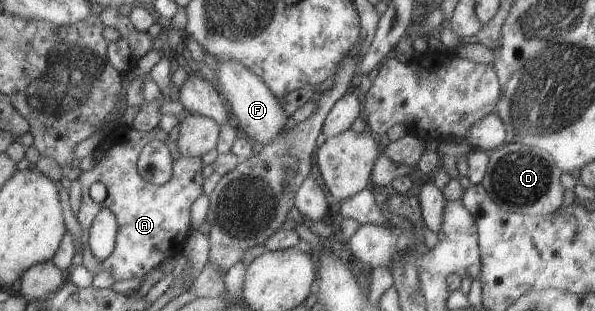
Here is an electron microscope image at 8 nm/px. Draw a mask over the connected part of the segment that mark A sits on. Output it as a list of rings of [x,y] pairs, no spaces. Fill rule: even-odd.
[[[126,125],[111,128],[106,137],[94,148],[92,159],[95,164],[89,171],[81,171],[77,177],[81,185],[80,208],[76,220],[81,227],[82,266],[94,276],[105,271],[113,281],[141,278],[147,272],[157,268],[161,261],[182,253],[182,247],[190,233],[190,207],[202,194],[200,157],[183,157],[175,142],[168,137],[172,159],[172,174],[163,185],[147,183],[137,171],[137,160],[144,137],[138,131]],[[99,181],[106,189],[103,201],[95,203],[89,197],[91,183]],[[101,209],[109,209],[116,219],[116,237],[113,251],[103,261],[97,261],[88,245],[89,228],[93,218]]]

